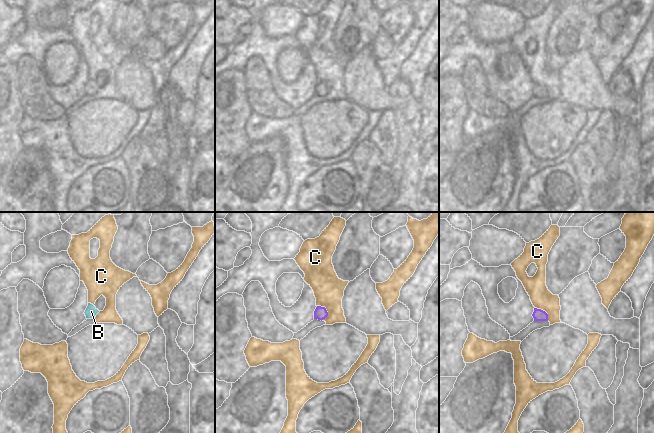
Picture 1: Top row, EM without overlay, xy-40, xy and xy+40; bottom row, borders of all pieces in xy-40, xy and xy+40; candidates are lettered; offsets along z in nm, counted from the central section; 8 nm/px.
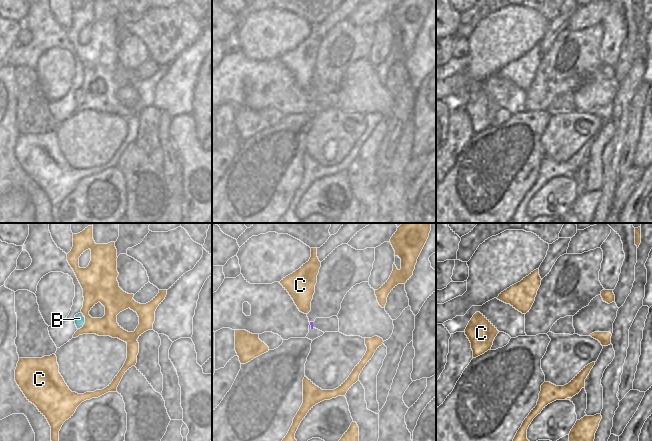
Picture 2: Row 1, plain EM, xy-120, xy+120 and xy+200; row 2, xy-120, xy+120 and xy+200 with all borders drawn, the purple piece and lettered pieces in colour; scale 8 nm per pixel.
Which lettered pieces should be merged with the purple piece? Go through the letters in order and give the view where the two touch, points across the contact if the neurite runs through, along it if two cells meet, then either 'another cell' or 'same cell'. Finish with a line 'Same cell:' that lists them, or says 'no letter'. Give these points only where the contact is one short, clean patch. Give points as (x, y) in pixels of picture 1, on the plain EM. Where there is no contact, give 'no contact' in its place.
B: no contact; same cell
C: meets purple in xy; border along xy (317, 81), (325, 84), (327, 92), (324, 95); another cell
Same cell: B

